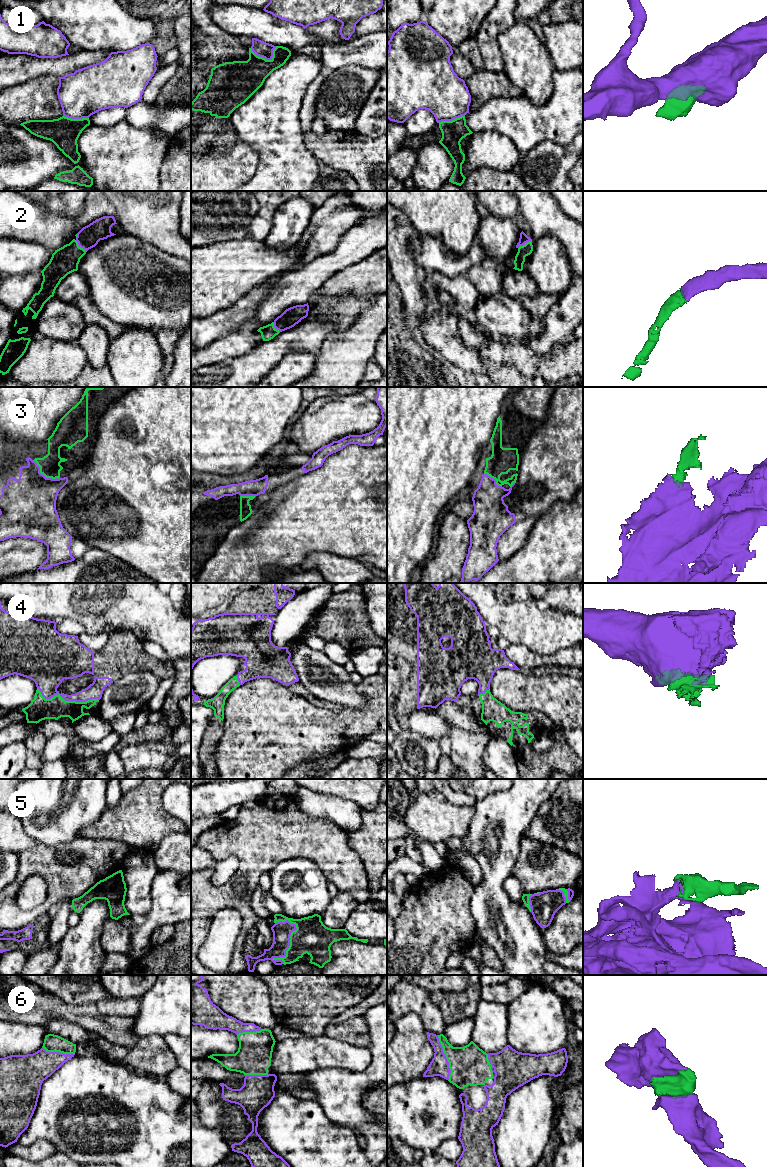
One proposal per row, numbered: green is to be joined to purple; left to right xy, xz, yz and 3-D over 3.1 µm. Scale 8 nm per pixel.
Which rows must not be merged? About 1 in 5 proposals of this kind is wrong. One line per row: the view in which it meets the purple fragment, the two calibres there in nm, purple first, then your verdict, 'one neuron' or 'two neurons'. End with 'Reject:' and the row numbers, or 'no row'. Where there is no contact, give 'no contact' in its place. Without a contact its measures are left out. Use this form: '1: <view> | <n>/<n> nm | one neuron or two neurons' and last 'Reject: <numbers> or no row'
1: xz | 130/300 nm | two neurons
2: yz | 70/90 nm | one neuron
3: xy | 420/170 nm | two neurons
4: xy | 240/180 nm | one neuron
5: xz | 140/280 nm | one neuron
6: yz | 160/320 nm | one neuron
Reject: 1, 3

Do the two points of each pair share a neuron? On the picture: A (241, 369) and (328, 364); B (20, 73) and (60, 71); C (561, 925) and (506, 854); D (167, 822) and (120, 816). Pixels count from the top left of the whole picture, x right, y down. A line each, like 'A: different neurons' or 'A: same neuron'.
A: different neurons
B: same neuron
C: different neurons
D: same neuron

